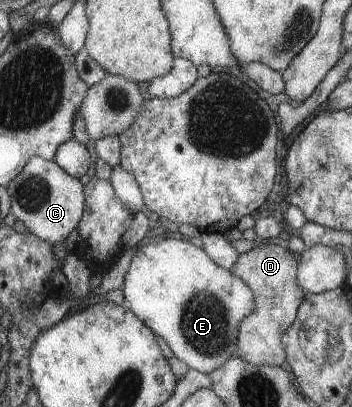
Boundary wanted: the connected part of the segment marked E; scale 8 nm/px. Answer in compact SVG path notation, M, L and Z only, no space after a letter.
M158 235L144 240L133 253L123 279L124 305L128 307L157 337L167 344L173 357L189 369L209 375L237 351L237 332L241 321L253 313L255 301L249 285L227 269L217 265L203 249L181 236Z

